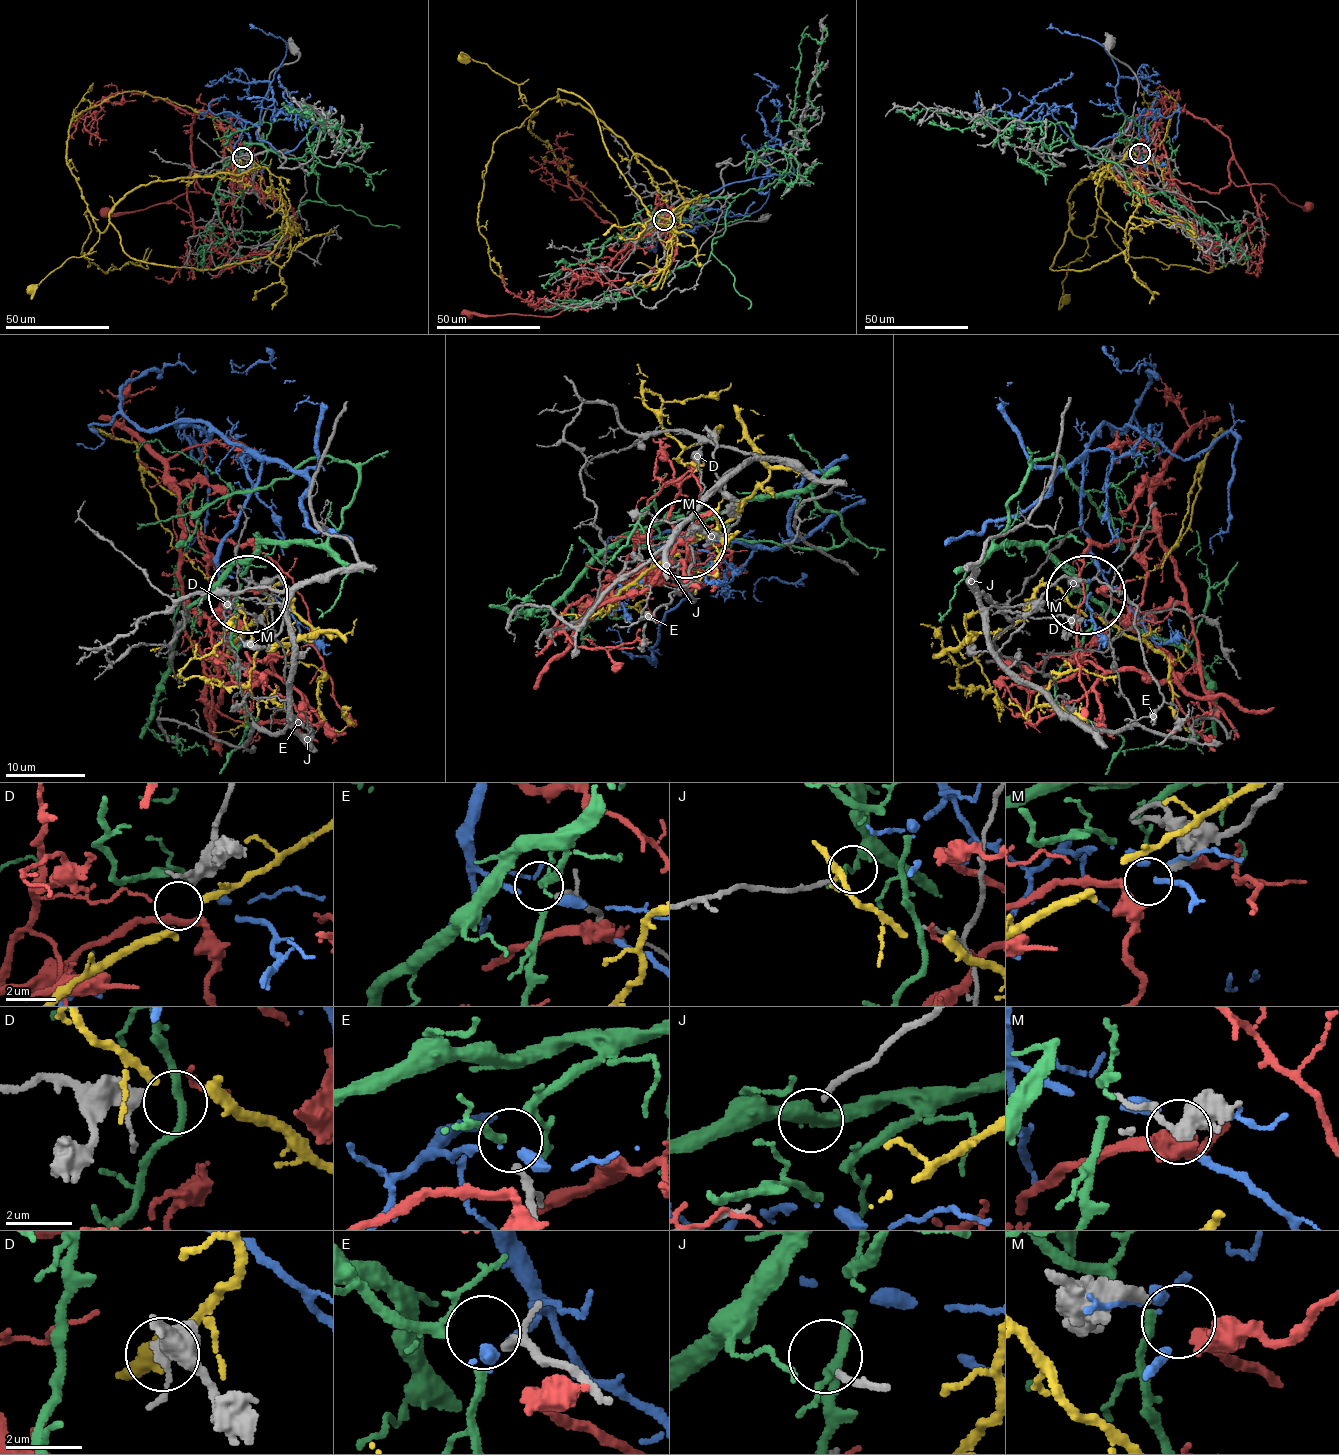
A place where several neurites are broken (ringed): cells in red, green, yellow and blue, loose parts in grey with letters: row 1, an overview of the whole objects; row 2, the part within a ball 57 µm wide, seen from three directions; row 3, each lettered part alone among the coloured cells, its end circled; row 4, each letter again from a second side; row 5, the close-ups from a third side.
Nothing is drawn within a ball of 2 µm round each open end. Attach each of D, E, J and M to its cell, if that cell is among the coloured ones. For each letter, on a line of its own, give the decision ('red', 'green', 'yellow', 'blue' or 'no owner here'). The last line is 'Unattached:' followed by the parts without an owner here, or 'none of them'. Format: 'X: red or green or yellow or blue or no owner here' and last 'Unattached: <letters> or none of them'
D: no owner here
E: green
J: no owner here
M: red
Unattached: D, J

